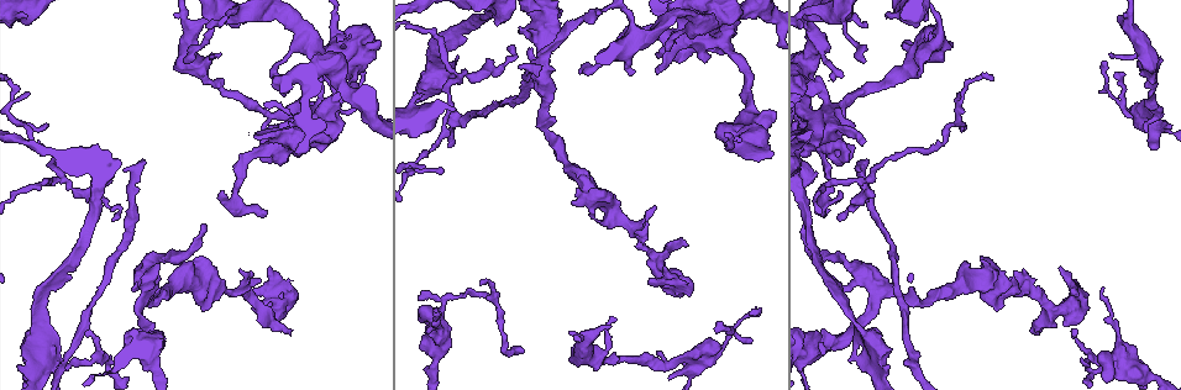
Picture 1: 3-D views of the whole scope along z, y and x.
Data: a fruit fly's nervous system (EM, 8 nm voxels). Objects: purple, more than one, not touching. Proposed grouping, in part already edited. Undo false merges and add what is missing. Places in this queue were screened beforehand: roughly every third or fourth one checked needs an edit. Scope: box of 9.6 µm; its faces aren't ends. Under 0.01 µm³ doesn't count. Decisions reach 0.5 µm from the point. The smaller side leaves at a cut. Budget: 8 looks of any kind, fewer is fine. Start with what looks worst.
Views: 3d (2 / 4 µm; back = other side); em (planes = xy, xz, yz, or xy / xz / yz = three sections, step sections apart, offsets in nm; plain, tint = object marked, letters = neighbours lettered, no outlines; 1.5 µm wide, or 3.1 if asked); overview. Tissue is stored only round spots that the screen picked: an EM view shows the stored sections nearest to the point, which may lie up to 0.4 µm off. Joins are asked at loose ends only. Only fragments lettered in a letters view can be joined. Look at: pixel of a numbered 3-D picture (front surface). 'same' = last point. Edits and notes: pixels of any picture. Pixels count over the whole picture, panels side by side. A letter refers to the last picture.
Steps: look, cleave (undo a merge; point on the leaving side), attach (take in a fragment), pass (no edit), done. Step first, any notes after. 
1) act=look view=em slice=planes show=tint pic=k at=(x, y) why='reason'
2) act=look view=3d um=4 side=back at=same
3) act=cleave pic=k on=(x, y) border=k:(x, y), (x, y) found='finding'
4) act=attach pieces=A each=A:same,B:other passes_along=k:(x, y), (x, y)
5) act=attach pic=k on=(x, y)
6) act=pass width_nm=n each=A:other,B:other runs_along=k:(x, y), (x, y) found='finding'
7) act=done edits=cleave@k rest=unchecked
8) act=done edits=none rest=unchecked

act=look view=em slice=planes show=letters pic=1 at=(815, 173) why='branch stops here'

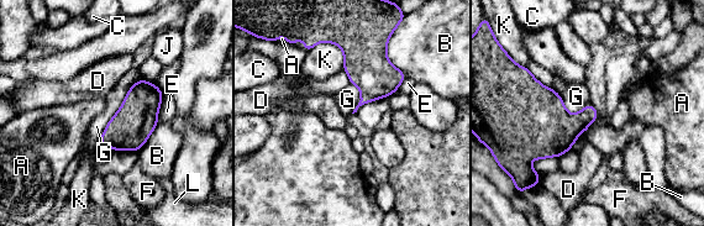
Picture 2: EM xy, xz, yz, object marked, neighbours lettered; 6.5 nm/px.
act=pass each=A:other,B:other,C:other,D:other,E:other,F:other,G:other,J:other,K:other,L:other found='none of them fits'

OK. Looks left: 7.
act=look view=em slice=xy step=4 show=tint pic=1 at=(1060, 266) why='branch stops here'

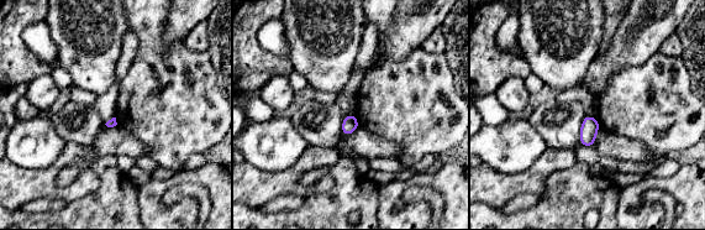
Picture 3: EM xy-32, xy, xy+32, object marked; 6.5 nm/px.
act=look view=em slice=planes show=letters at=same why='cut it another way'

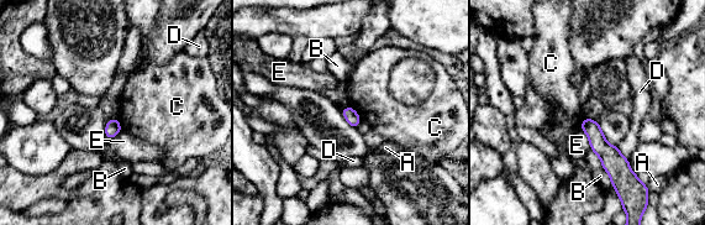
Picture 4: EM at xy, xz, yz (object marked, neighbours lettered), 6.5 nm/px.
act=pass longest_contact=E:160nm each=A:other,B:other,C:other,D:other,E:other border=4:(116, 118), (122, 130) found='none of them fits'

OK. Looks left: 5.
act=look view=em slice=planes show=letters pic=1 at=(37, 320) why='three arms meet'

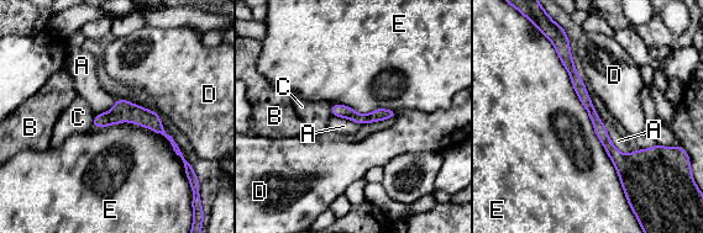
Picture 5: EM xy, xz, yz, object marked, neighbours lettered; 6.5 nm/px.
act=pass longest_contact=E:1100nm each=A:other,B:other,C:other,D:other,E:other found='continuous, no second neuron'

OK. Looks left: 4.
act=done edits=none rest=unchecked

